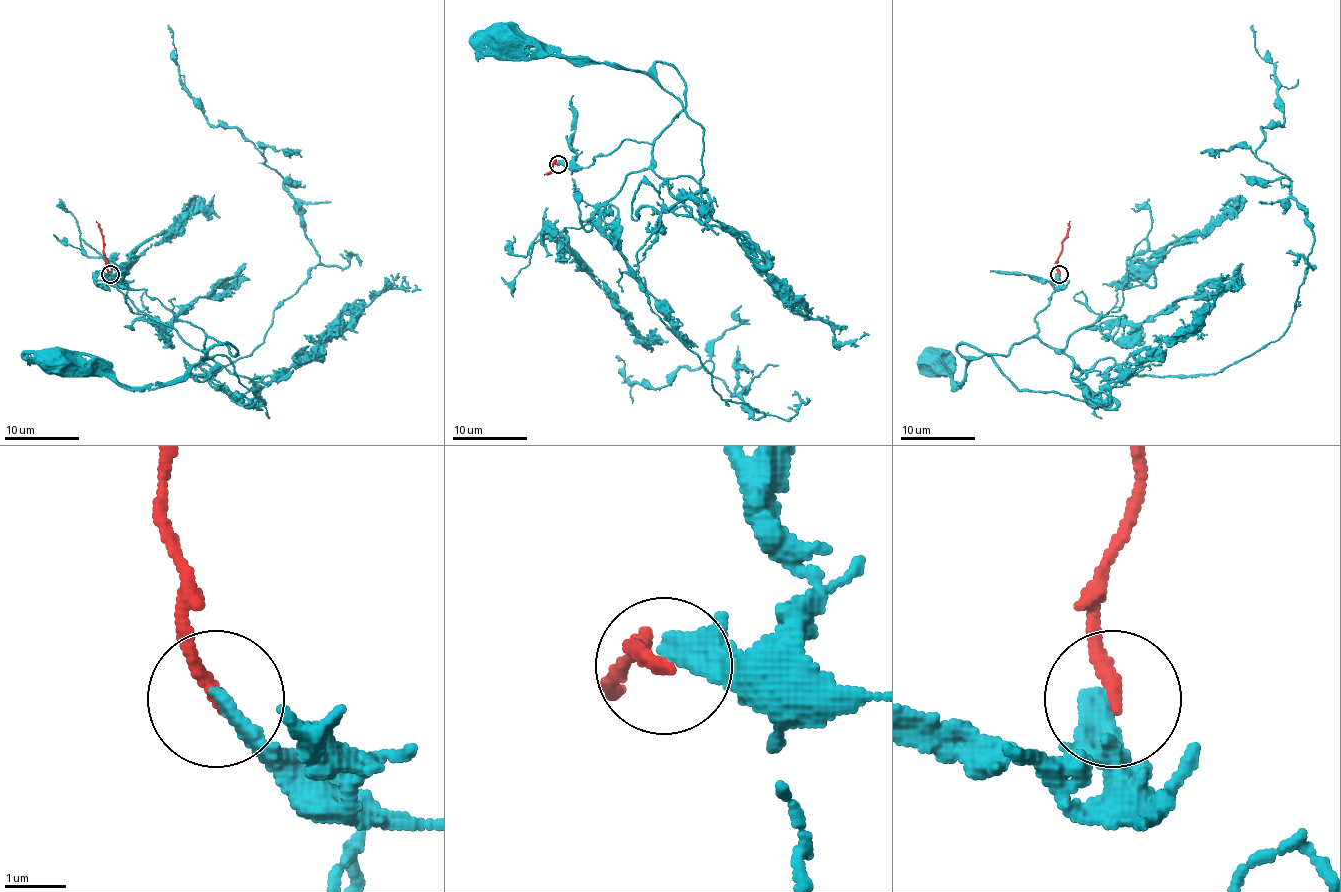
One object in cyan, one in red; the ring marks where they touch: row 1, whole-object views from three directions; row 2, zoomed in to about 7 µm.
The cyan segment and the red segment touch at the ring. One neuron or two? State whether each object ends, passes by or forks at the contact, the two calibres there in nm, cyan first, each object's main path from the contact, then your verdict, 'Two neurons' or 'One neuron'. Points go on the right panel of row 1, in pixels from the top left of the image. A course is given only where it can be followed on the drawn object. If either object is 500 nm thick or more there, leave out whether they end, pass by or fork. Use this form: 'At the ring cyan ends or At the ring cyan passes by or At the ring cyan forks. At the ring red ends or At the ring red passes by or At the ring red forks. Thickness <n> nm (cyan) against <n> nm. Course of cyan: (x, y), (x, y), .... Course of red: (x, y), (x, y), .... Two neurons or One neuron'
At the ring cyan ends. At the ring red ends. Thickness 320 nm (cyan) against 240 nm. Course of cyan: (1057, 275), (1063, 289), (1035, 317), (1039, 330), (1007, 355), (957, 347), (966, 360), (959, 386), (933, 360). Course of red: (1059, 275), (1057, 256), (1070, 221). Two neurons

